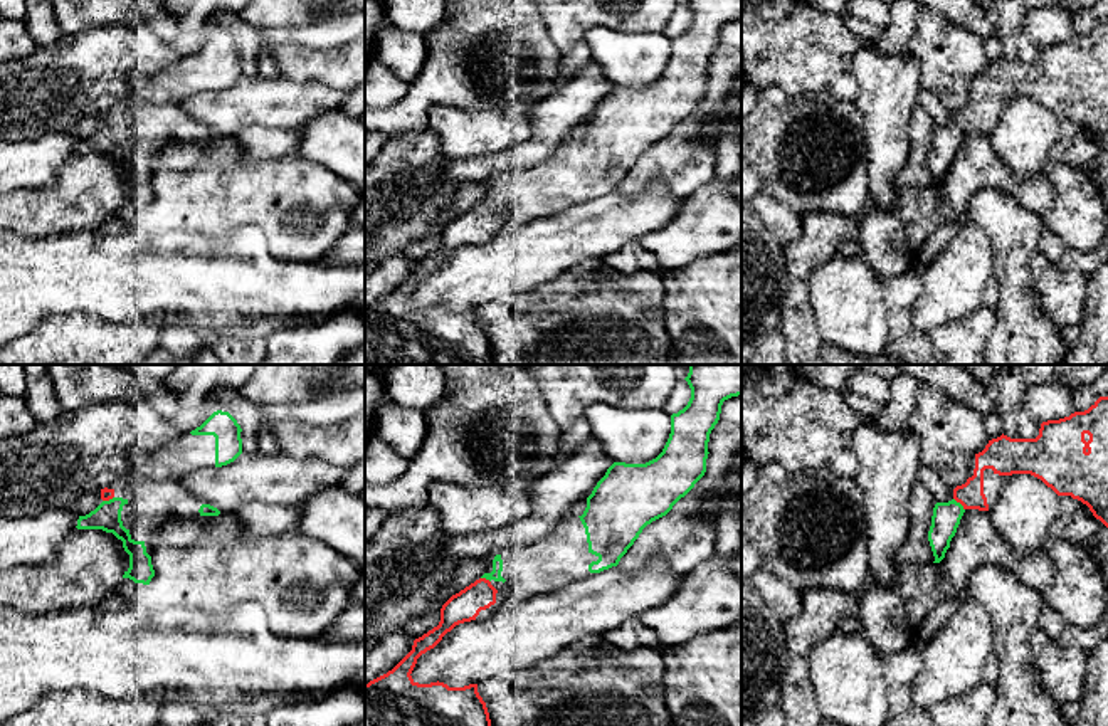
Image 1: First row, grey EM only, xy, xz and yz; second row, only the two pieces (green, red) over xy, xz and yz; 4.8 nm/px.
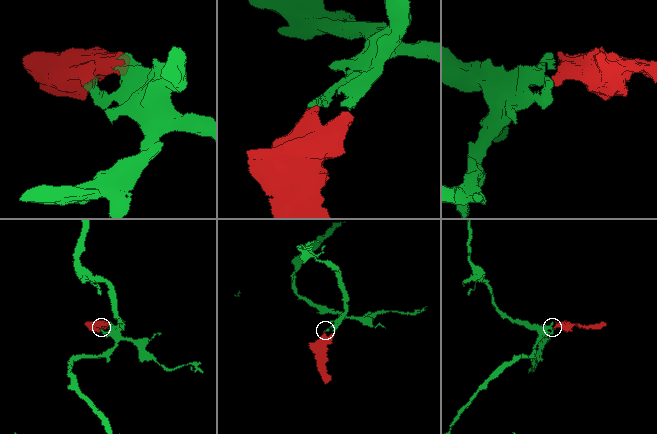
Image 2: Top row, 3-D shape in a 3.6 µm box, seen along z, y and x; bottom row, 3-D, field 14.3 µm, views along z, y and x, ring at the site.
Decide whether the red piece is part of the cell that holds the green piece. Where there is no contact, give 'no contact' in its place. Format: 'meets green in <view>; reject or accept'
meets green in yz; accept

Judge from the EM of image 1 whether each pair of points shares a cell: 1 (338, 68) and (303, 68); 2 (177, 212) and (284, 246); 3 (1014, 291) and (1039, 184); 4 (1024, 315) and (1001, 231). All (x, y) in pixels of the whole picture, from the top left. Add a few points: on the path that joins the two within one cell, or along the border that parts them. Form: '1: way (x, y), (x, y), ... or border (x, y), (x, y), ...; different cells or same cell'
1: way (330, 68), (311, 68); same cell
2: way (205, 210), (254, 210), (261, 217); same cell
3: border (999, 190), (1039, 215); different cells
4: way (1018, 294), (1013, 276), (1013, 251); same cell

